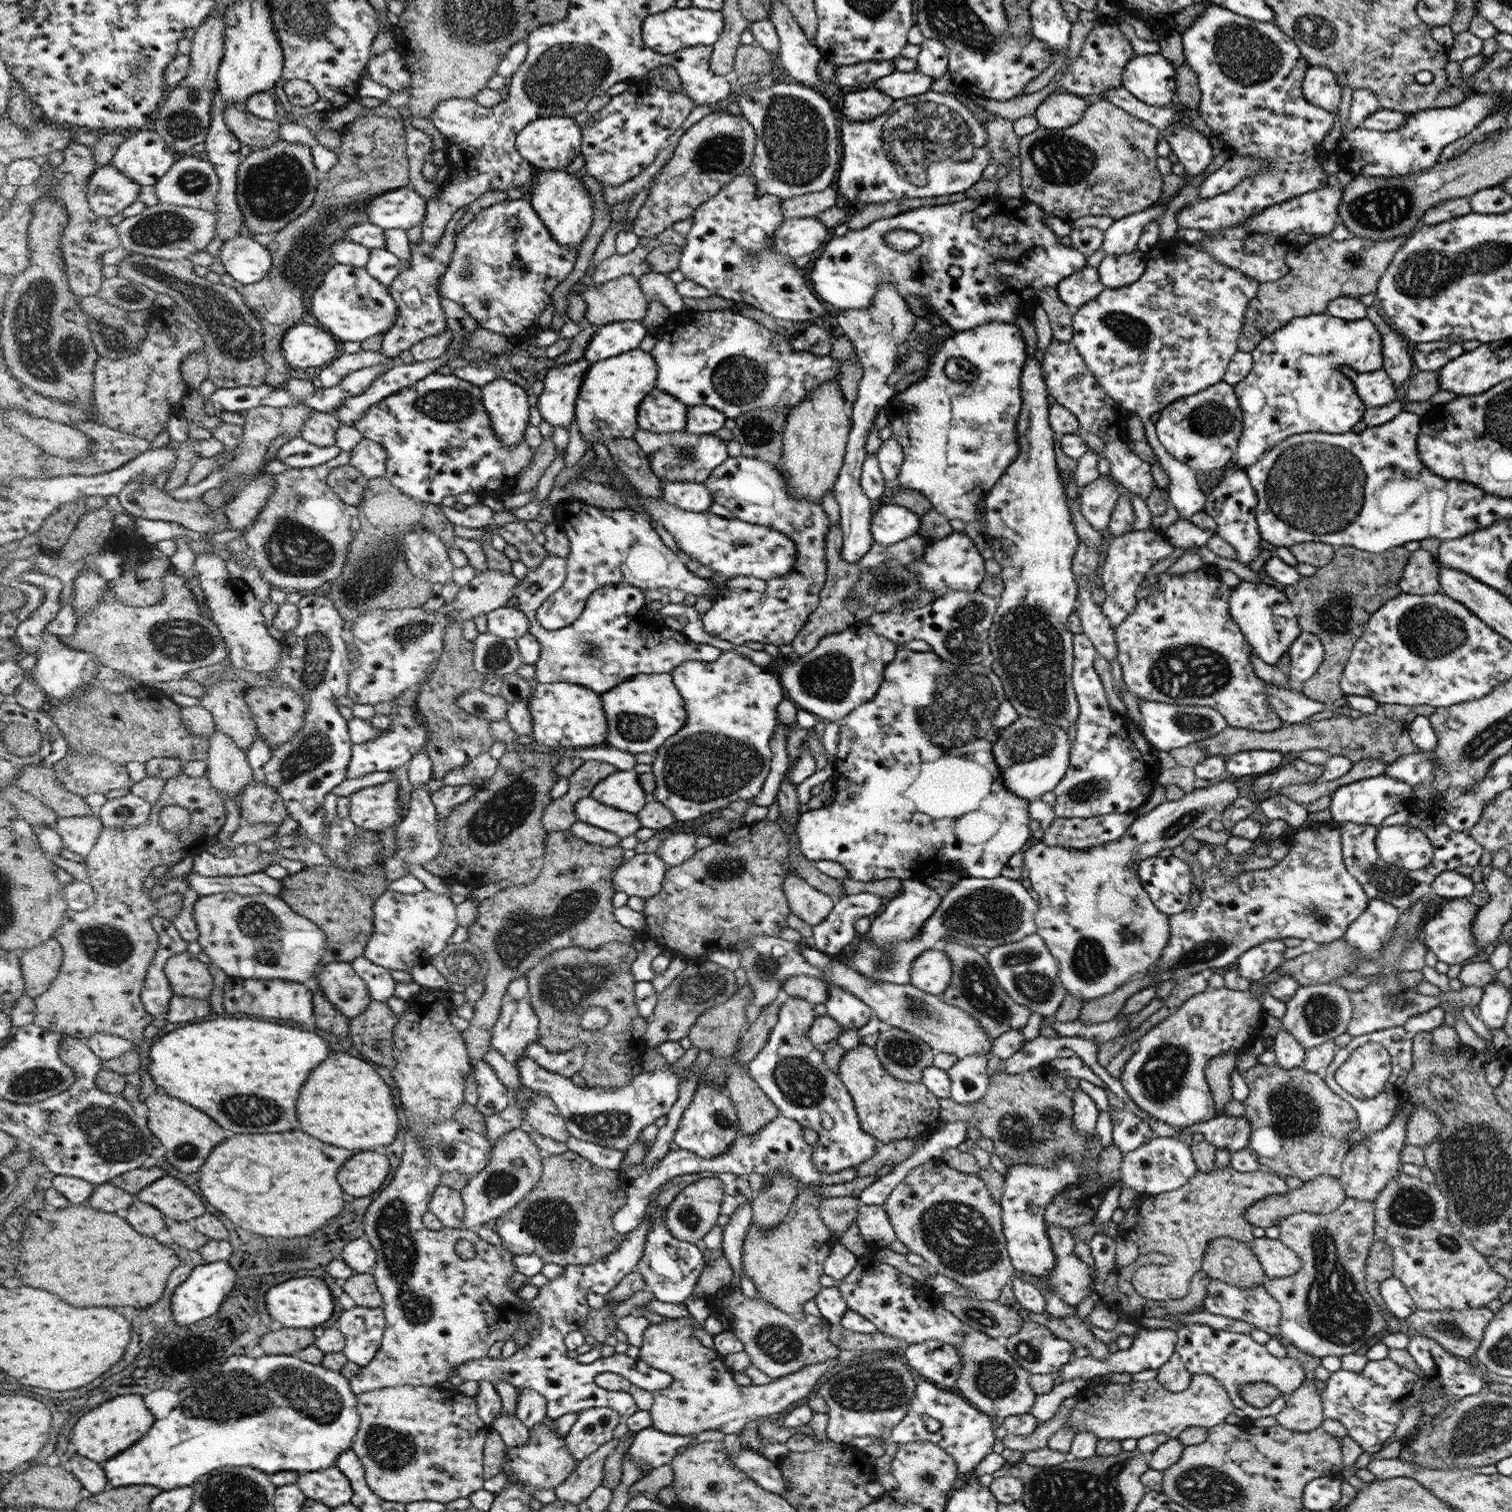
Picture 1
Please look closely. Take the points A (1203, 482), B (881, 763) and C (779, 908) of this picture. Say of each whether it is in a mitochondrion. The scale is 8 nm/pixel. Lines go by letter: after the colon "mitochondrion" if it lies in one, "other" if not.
A: other
B: other
C: other

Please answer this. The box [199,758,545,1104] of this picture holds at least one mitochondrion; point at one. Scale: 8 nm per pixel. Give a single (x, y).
(505, 812)

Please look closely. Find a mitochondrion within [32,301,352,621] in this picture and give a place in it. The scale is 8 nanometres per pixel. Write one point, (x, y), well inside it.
(294, 549)

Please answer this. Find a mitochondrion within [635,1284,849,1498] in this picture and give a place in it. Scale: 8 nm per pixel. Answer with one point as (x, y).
(779, 1343)

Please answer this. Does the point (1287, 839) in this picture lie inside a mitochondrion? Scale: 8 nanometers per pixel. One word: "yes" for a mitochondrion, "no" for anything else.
no

